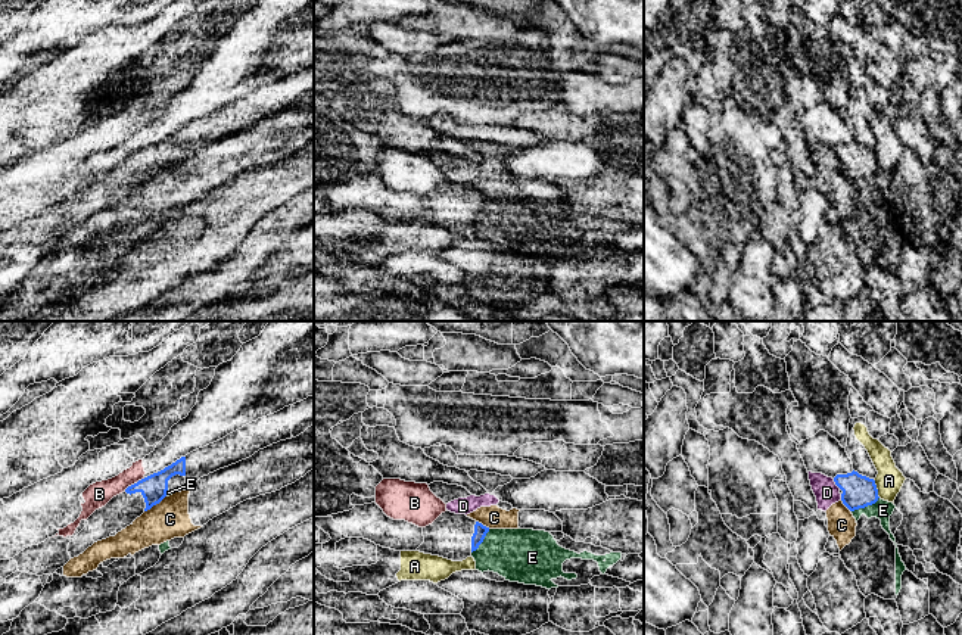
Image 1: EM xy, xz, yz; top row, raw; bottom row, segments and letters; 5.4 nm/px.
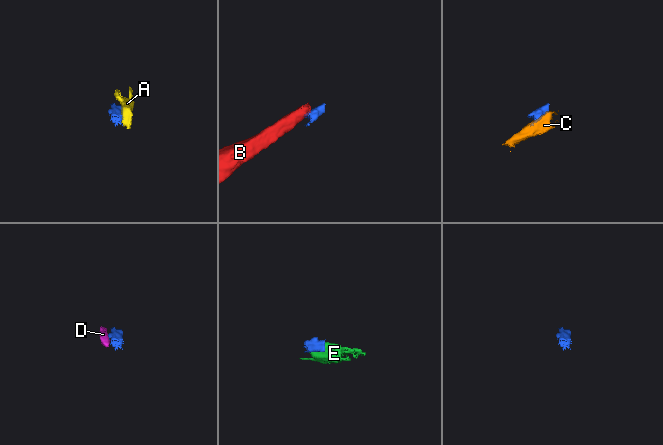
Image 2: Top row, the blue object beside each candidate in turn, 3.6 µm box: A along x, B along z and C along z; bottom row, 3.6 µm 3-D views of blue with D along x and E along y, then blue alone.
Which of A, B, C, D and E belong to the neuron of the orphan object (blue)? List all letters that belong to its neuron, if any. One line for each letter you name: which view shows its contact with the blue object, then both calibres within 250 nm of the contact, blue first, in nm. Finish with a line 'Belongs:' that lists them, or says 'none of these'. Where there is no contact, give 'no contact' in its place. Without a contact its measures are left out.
Belongs: none of these

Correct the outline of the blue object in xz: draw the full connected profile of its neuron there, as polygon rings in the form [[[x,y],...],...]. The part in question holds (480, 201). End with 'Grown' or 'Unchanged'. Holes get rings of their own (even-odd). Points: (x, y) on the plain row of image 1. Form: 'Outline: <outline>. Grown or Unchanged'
Outline: [[[451,181],[442,183],[432,194],[423,197],[424,212],[417,221],[463,231],[483,212],[489,197]]]. Grown

